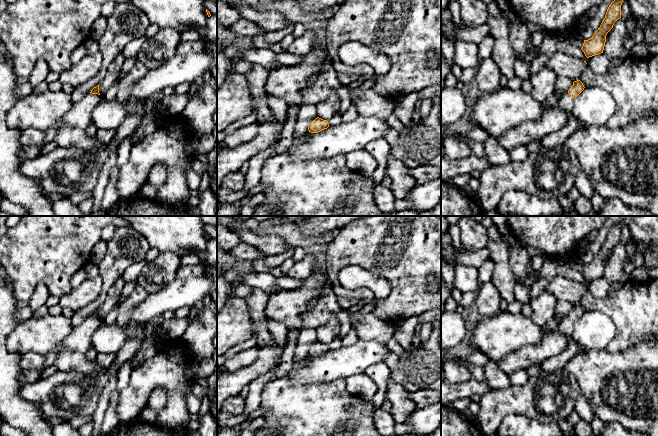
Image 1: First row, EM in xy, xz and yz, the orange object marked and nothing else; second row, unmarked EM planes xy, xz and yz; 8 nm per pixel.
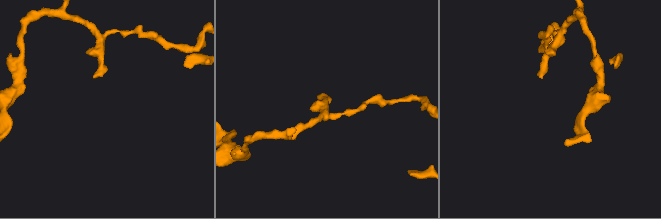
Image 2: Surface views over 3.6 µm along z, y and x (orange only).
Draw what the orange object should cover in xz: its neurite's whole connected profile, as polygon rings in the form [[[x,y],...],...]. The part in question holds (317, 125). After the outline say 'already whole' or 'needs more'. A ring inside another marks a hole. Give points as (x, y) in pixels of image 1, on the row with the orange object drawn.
[[[317,117],[315,120],[313,120],[309,126],[308,126],[308,130],[311,133],[318,133],[324,129],[327,129],[329,127],[328,121],[327,120],[323,120],[319,117]]]; already whole

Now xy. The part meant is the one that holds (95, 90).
[[[97,85],[82,100],[75,103],[57,124],[44,131],[45,139],[42,146],[24,146],[20,153],[21,157],[24,160],[38,157],[41,154],[42,147],[54,141],[58,130],[64,126],[74,126],[85,130],[92,122],[93,109],[102,99],[99,93],[99,85]]]; needs more

